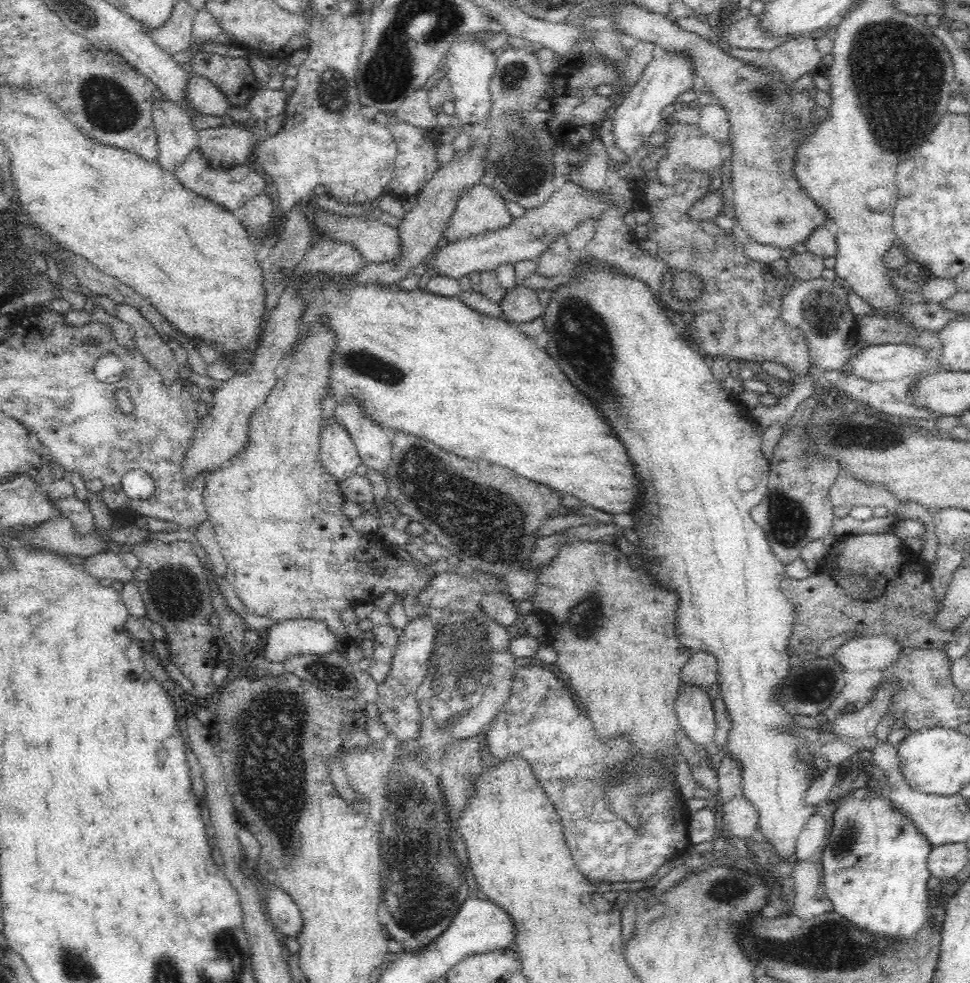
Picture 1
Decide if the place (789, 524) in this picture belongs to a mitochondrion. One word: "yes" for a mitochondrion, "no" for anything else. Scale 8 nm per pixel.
yes

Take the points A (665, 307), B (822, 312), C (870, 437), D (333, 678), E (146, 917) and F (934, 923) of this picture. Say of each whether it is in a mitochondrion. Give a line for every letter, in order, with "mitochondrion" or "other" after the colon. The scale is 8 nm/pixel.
A: other
B: mitochondrion
C: mitochondrion
D: mitochondrion
E: other
F: other

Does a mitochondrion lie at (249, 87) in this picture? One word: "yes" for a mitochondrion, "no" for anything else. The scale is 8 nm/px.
no

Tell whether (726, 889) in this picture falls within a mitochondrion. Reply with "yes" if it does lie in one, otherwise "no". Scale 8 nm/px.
yes

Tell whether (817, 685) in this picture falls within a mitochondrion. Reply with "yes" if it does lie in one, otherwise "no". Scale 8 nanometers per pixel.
yes

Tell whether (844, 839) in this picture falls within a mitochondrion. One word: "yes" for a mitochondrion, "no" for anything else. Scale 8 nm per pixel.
yes

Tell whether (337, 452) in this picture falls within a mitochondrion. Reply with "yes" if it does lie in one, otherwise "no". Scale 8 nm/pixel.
no

